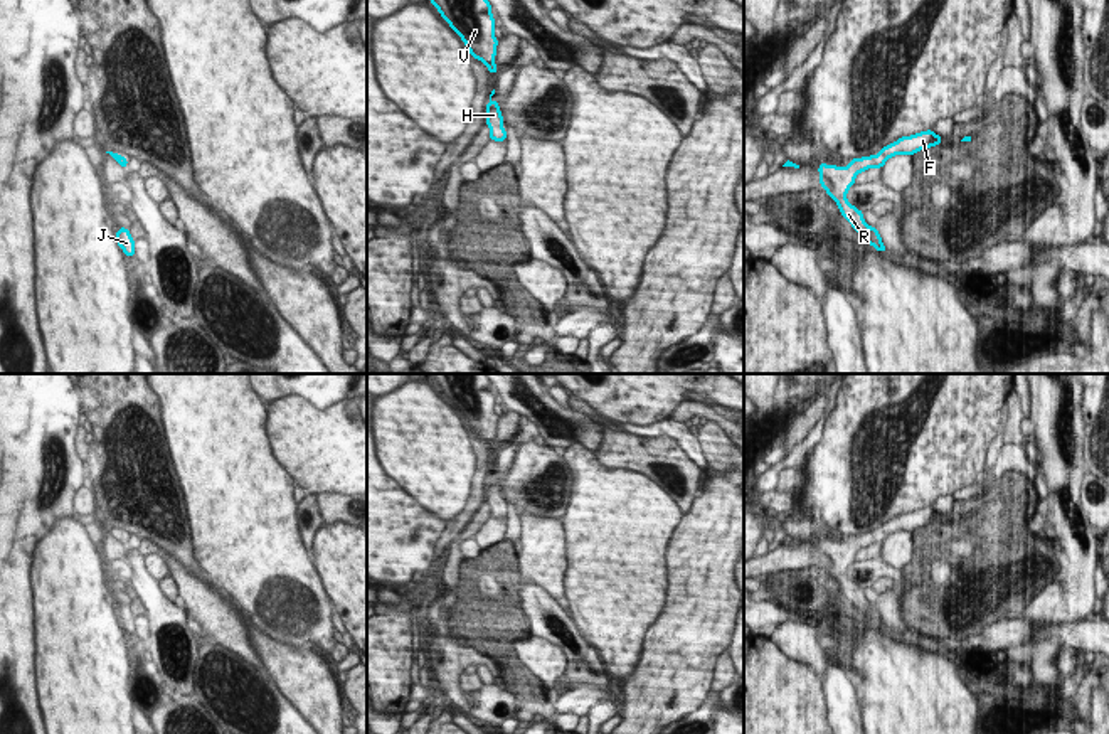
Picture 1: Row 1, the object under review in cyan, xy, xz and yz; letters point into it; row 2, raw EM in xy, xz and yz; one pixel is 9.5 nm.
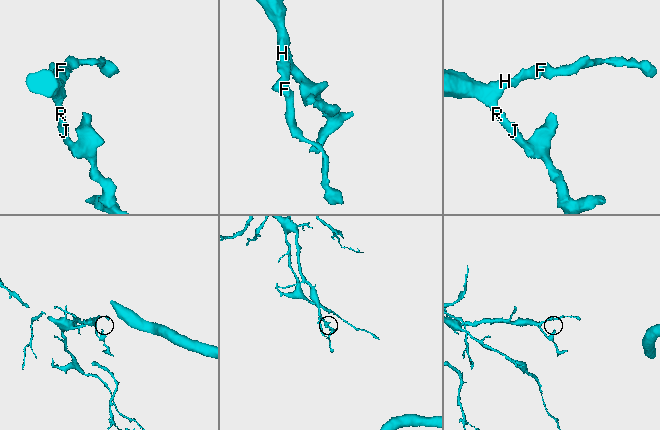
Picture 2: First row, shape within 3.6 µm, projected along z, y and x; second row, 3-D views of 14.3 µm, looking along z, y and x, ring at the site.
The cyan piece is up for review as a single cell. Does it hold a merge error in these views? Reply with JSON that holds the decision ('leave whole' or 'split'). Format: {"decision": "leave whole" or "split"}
{"decision": "leave whole"}

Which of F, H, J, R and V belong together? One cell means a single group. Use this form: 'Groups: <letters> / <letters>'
Groups: F H J R V.

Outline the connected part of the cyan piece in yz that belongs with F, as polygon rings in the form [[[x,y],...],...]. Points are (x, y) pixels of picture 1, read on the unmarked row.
[[[932,507],[915,510],[912,513],[902,513],[897,519],[883,524],[875,534],[852,535],[848,544],[825,542],[818,544],[820,564],[838,581],[841,593],[853,603],[853,606],[868,618],[877,628],[887,630],[877,604],[870,604],[863,598],[863,589],[846,577],[846,569],[855,562],[855,554],[872,544],[882,545],[885,539],[899,530],[914,532],[919,527],[932,525],[942,520],[942,513],[937,513]]]

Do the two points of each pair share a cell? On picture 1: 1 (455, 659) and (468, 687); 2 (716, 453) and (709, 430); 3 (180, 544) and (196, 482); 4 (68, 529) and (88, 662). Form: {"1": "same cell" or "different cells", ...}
{"1": "different cells", "2": "same cell", "3": "different cells", "4": "same cell"}

